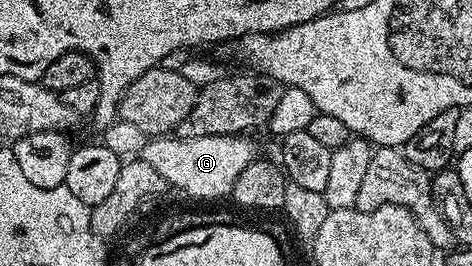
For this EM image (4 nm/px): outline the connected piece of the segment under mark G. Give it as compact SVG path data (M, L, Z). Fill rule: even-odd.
M171 134L161 138L147 139L146 145L140 153L140 158L152 166L164 178L171 189L179 188L198 200L218 200L221 196L229 197L234 190L236 178L240 178L240 170L248 166L256 158L254 148L249 144L249 139L242 136L205 136L204 138L180 138Z

